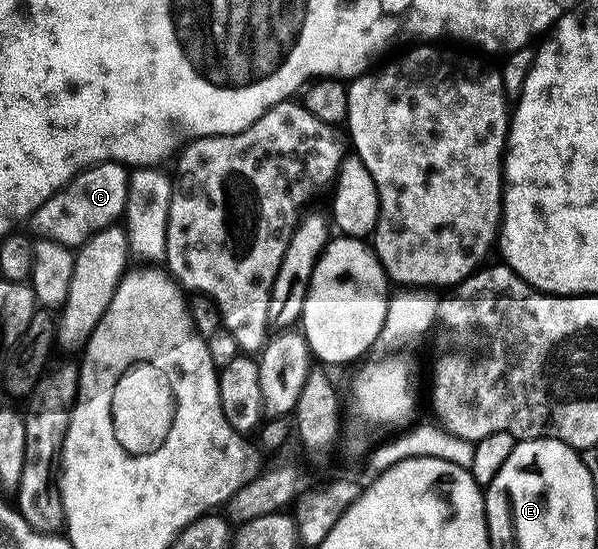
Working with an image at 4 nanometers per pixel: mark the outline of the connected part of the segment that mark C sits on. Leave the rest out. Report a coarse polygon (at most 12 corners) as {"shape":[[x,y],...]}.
{"shape":[[86,167],[31,216],[70,249],[124,216],[130,172]]}

